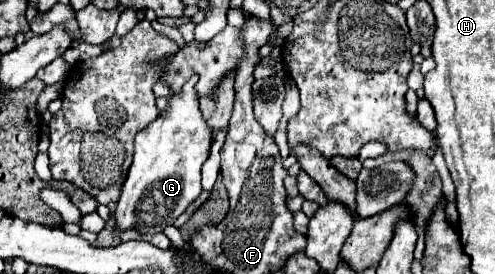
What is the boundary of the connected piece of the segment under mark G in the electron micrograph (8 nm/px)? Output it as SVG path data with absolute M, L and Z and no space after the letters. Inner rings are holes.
M192 76L184 84L182 94L170 98L168 110L162 112L150 126L146 126L146 130L142 130L136 136L134 158L114 210L116 234L122 234L130 228L134 228L140 234L164 232L164 228L172 226L176 218L188 208L188 204L192 204L200 196L200 168L210 154L212 132L198 108L198 96L194 90L196 80L198 76Z

